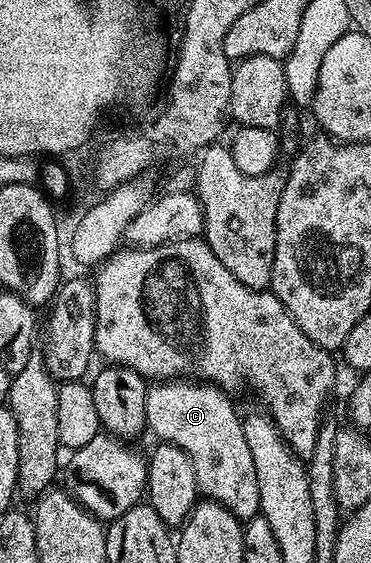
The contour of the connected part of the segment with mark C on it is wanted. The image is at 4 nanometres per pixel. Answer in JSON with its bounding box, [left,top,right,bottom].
[146,379,260,523]

